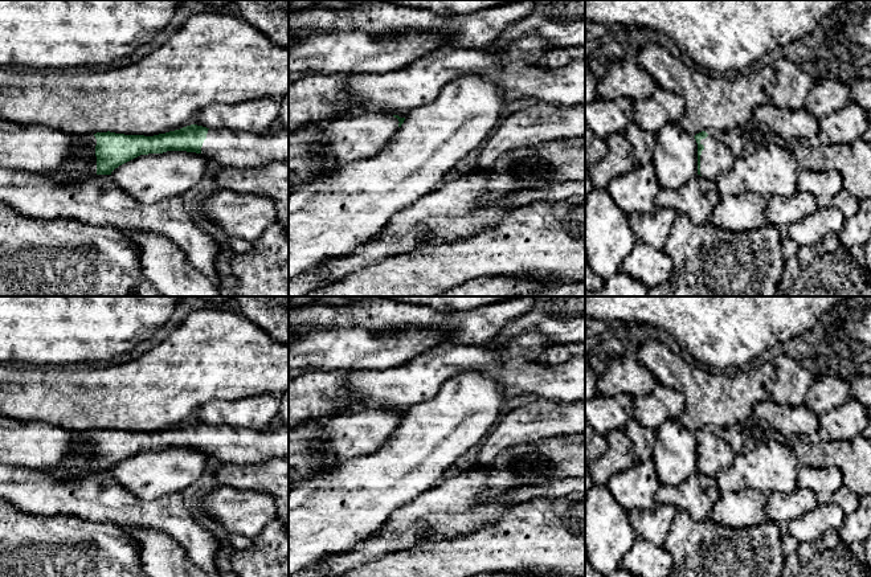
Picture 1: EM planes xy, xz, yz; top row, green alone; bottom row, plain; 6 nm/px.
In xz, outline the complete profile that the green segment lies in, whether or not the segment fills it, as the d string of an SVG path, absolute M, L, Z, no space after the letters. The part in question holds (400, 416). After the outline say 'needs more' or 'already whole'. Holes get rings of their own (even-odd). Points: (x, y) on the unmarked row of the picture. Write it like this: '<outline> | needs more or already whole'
M376 408L335 414L322 421L322 442L314 449L324 454L323 466L334 468L348 459L375 453L404 417L398 412Z | needs more

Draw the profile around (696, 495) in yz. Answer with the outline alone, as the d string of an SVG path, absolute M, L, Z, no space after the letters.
M700 471L676 486L661 486L657 492L658 504L672 504L687 512L695 521L710 517L711 510L720 496L716 479Z

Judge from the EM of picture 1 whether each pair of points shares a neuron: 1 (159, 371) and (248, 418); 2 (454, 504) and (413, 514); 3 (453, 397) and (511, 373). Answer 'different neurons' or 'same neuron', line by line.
1: different neurons
2: same neuron
3: different neurons

